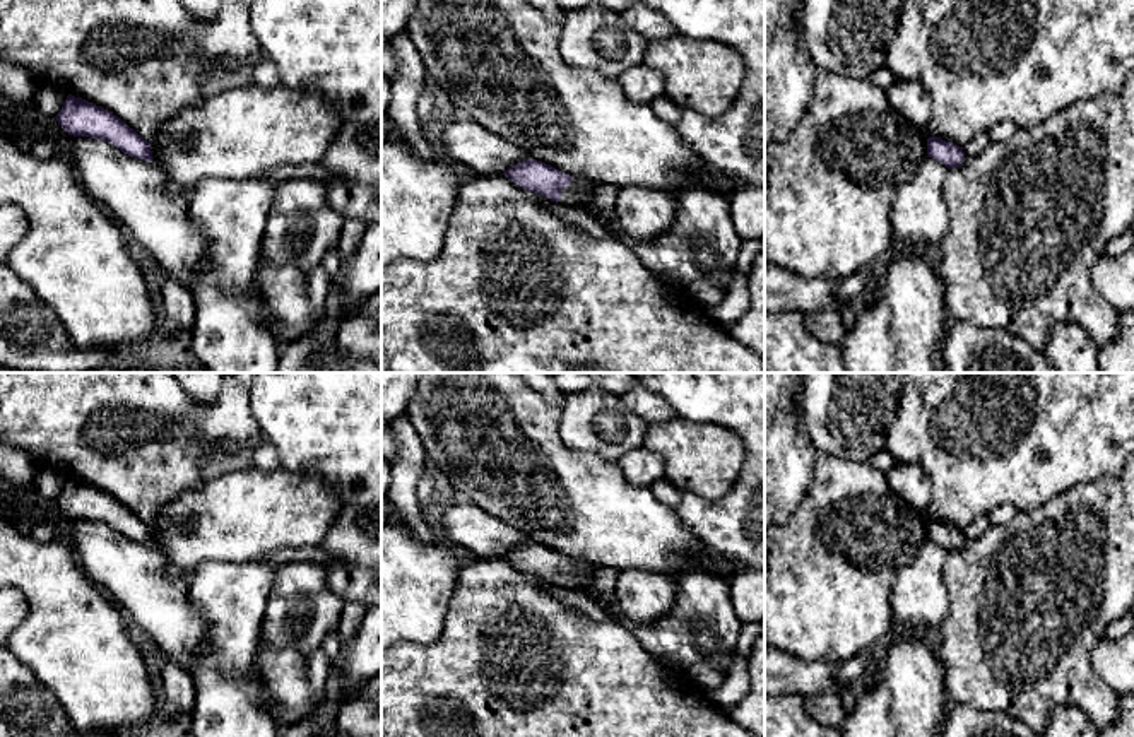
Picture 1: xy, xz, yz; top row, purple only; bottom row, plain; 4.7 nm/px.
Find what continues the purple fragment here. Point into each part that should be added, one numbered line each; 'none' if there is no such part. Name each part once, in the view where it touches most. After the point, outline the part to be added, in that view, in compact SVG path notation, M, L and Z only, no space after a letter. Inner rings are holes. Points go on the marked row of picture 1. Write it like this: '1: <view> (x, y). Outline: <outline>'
1: xz (702, 243). Outline: M573 178L561 190L559 203L588 212L665 282L684 289L691 282L710 280L729 291L742 239L732 226L727 195L689 185L677 193L672 226L653 239L636 239L624 233L616 214L602 215L595 210L594 188L595 183Z

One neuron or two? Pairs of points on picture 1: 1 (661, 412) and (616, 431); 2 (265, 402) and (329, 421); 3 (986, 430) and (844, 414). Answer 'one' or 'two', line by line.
1: two
2: one
3: two

